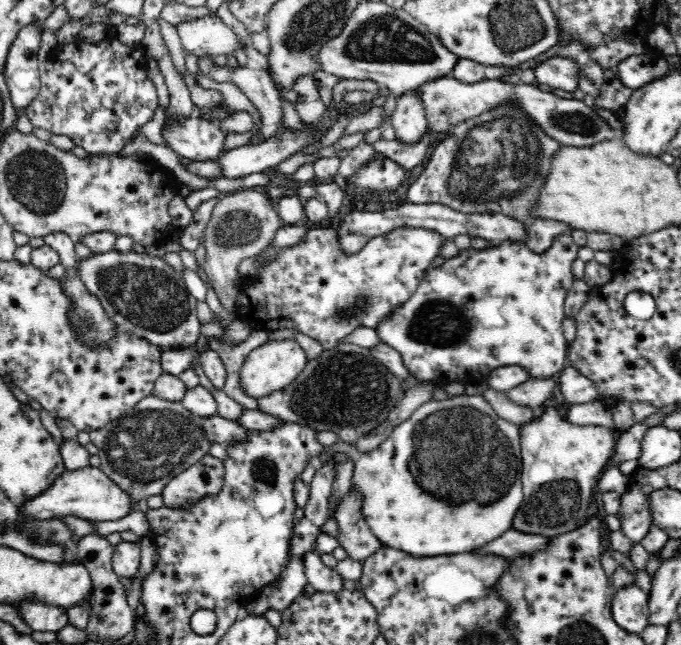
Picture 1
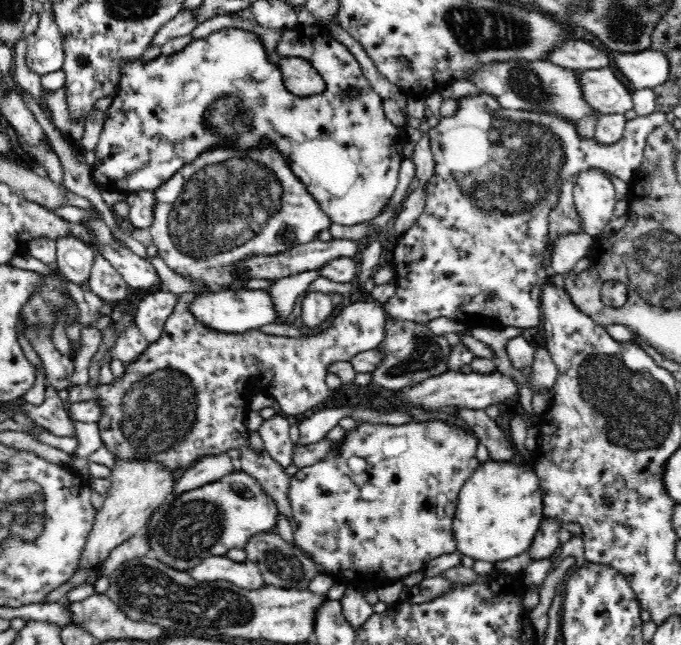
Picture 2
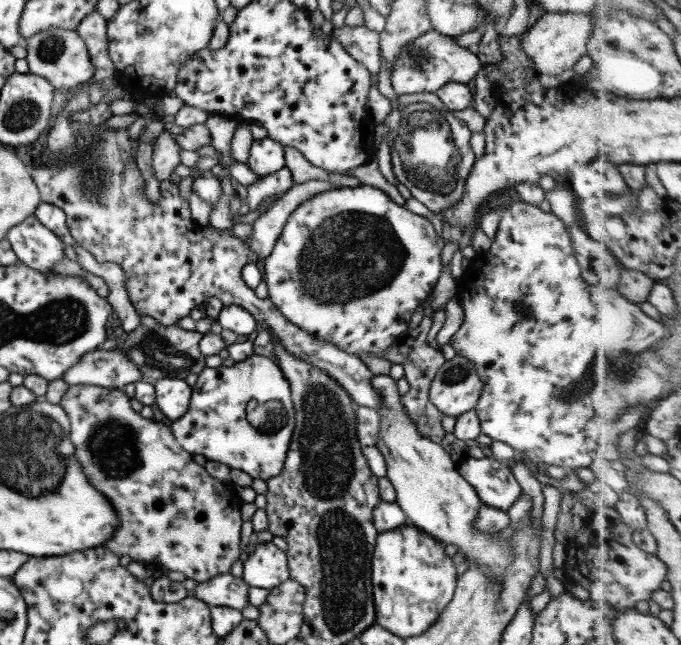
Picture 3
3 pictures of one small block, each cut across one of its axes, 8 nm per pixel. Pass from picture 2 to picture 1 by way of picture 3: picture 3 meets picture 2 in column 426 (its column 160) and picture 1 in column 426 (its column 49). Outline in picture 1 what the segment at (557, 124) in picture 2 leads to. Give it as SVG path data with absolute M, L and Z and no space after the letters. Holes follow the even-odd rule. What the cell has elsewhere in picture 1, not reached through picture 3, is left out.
M500 103L499 105L485 110L482 115L452 123L452 126L448 128L448 134L440 140L439 144L436 144L436 148L434 148L434 152L432 152L428 164L424 166L422 174L420 174L418 179L410 185L410 189L408 190L408 203L416 205L437 203L456 211L456 213L462 214L503 214L508 218L513 218L520 222L523 226L523 242L530 250L536 251L537 253L544 252L545 250L548 250L548 247L552 246L556 236L560 236L560 234L570 235L573 231L573 228L565 222L538 217L538 215L534 213L539 208L539 199L541 196L541 194L537 192L537 186L541 184L543 179L546 179L550 175L551 169L553 168L553 157L558 155L561 146L562 145L558 140L546 135L542 126L534 121L532 117L528 117L528 113L524 113L524 109L522 109L518 103Z

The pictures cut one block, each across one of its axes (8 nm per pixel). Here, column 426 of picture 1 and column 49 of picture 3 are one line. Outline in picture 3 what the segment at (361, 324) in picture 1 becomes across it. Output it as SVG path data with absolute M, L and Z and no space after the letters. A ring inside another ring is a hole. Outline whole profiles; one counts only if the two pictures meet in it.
M33 215L12 226L6 232L5 241L10 244L14 255L20 260L19 262L29 266L29 269L41 272L41 274L53 274L52 266L59 263L64 256L62 253L63 242L60 238L57 238L52 230L37 222Z

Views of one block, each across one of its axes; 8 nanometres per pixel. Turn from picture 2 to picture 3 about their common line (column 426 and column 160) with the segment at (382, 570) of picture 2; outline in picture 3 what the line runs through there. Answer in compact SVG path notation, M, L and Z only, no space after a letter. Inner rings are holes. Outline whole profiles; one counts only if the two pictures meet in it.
M76 384L68 385L58 404L70 420L69 440L72 442L73 455L81 463L83 472L87 474L88 481L109 500L118 518L118 527L114 528L110 538L101 547L105 547L118 557L121 554L129 556L131 561L157 562L157 564L161 564L169 571L181 572L186 578L196 580L197 583L209 580L217 576L217 574L229 573L229 567L239 558L239 532L241 532L240 528L243 522L240 515L240 508L243 502L235 493L234 485L231 482L219 481L208 475L201 465L193 461L193 453L183 450L176 444L170 427L146 415L141 416L137 411L131 409L129 402L130 398L122 389Z

